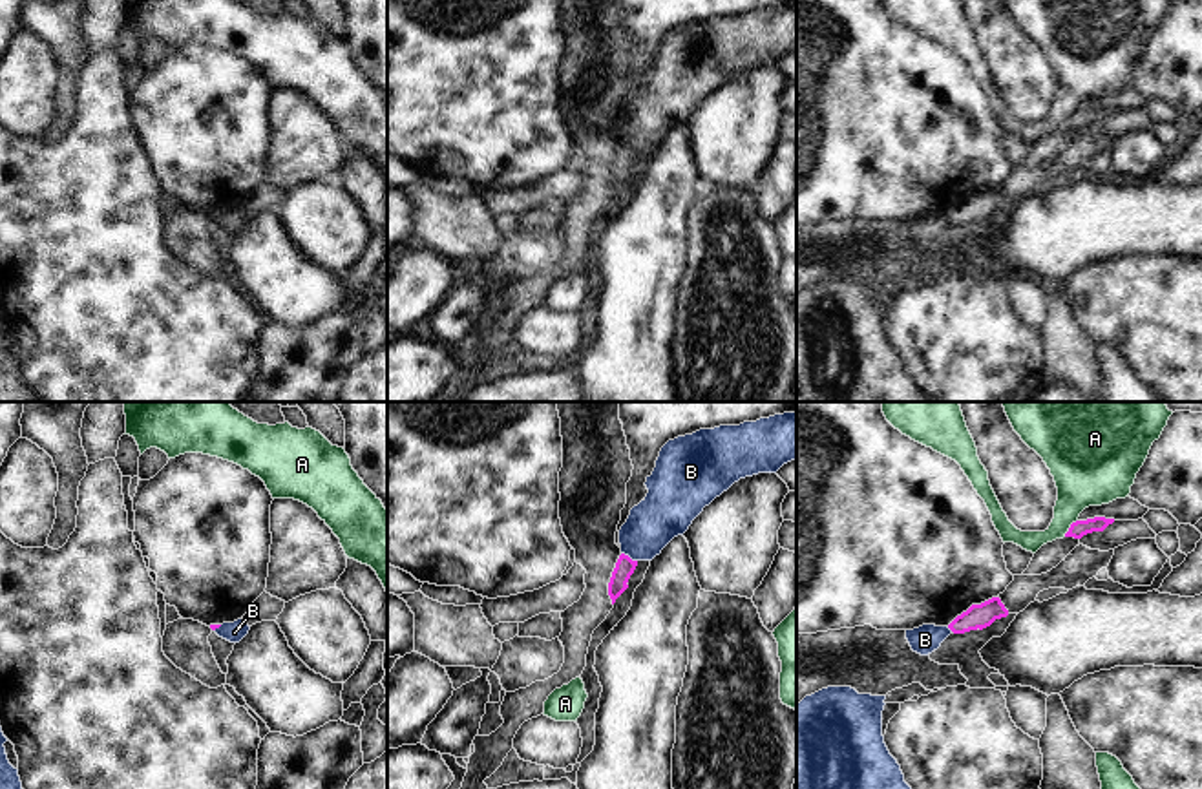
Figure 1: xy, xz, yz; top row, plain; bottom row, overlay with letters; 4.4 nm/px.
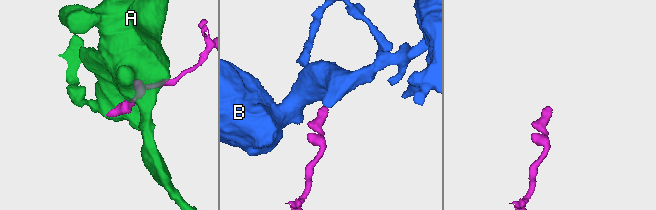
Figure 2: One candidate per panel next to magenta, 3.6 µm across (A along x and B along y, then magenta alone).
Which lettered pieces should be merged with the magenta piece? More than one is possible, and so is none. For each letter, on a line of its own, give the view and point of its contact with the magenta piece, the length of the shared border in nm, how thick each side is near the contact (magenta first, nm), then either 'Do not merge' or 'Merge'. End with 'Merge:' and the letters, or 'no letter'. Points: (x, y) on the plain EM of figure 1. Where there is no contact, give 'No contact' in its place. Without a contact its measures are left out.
A: Touches magenta at yz (1069, 119). Shared border 100 nm. Thickness 70 nm (magenta) against 280 nm. Do not merge
B: Touches magenta at xz (627, 147). Shared border 80 nm. Thickness 90 nm (magenta) against 220 nm. Do not merge
Merge: no letter.

